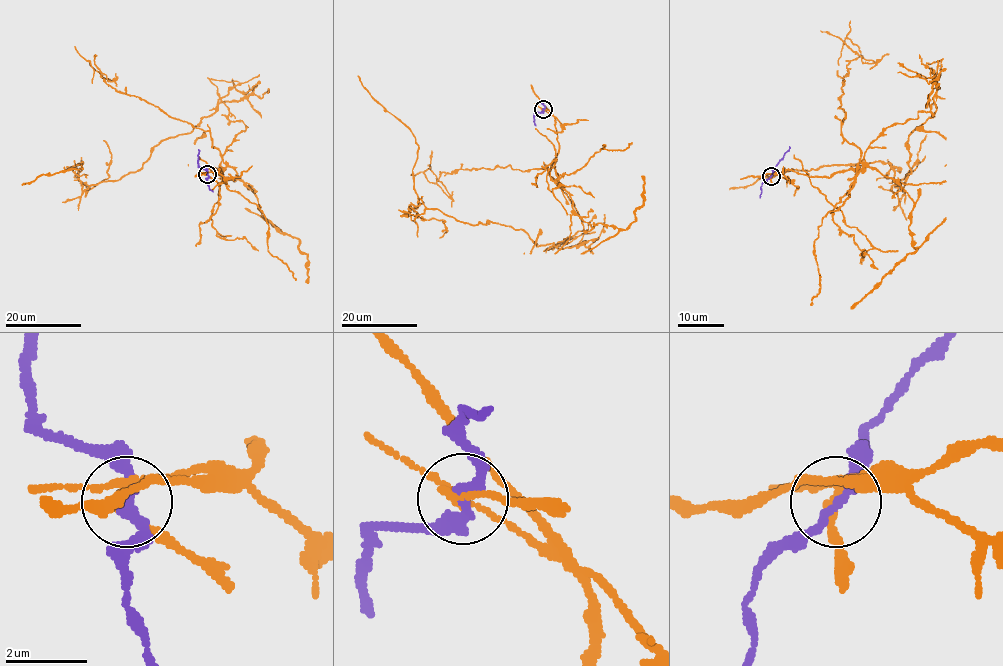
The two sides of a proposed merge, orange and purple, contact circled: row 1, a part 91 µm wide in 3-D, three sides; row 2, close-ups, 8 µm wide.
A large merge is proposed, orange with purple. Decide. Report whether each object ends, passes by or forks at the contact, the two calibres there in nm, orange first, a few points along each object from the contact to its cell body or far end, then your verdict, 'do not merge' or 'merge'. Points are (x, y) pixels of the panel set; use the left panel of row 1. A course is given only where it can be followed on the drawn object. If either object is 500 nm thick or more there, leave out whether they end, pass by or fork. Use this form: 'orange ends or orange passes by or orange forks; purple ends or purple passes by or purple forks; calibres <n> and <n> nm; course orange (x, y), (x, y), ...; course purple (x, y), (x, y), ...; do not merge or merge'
orange forks; purple passes by; calibres 170 and 240 nm; course orange (206, 173), (222, 174), (214, 169), (247, 127), (221, 101), (117, 180), (83, 189), (82, 162), (22, 185); course purple (207, 173), (199, 166), (198, 149); do not merge

